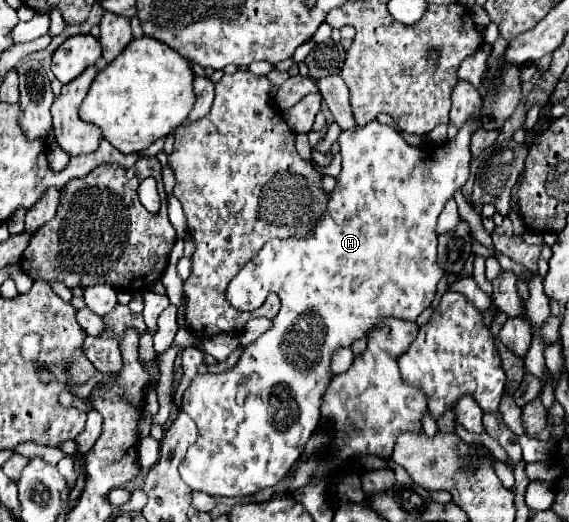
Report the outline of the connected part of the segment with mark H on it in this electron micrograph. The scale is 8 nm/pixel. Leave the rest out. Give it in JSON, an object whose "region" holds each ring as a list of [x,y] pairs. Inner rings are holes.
{"region":[[[481,110],[475,114],[475,118],[467,124],[463,124],[463,128],[459,128],[457,136],[447,142],[445,146],[439,146],[430,150],[423,150],[420,147],[414,147],[405,142],[403,136],[395,130],[389,128],[385,124],[379,124],[377,120],[369,122],[367,126],[355,126],[351,130],[345,130],[339,134],[339,146],[341,146],[341,172],[335,178],[335,190],[327,194],[327,208],[323,212],[323,216],[319,218],[319,222],[315,224],[315,228],[305,236],[305,238],[287,238],[287,240],[269,240],[261,252],[247,264],[241,268],[241,272],[231,280],[231,284],[227,286],[227,300],[237,308],[237,310],[257,310],[269,292],[275,292],[281,298],[281,310],[279,314],[271,320],[271,328],[267,332],[263,332],[253,344],[249,344],[239,362],[223,372],[223,374],[199,374],[191,386],[187,388],[187,392],[183,394],[183,410],[193,418],[193,422],[197,424],[199,436],[195,440],[195,444],[187,450],[185,460],[179,466],[181,478],[187,486],[191,486],[193,490],[211,494],[211,496],[251,496],[255,492],[259,492],[261,488],[267,486],[275,486],[279,480],[285,478],[285,474],[291,470],[291,466],[299,460],[299,456],[305,450],[307,440],[311,438],[311,434],[315,432],[319,418],[321,418],[321,400],[323,394],[329,386],[329,362],[335,350],[351,346],[355,340],[369,336],[369,332],[385,318],[401,318],[401,320],[417,320],[417,316],[431,306],[435,292],[437,292],[437,284],[439,280],[447,274],[439,262],[437,262],[437,218],[441,214],[441,210],[445,208],[447,200],[453,198],[455,190],[459,190],[467,178],[469,178],[469,166],[471,166],[471,136],[481,128]]]}

